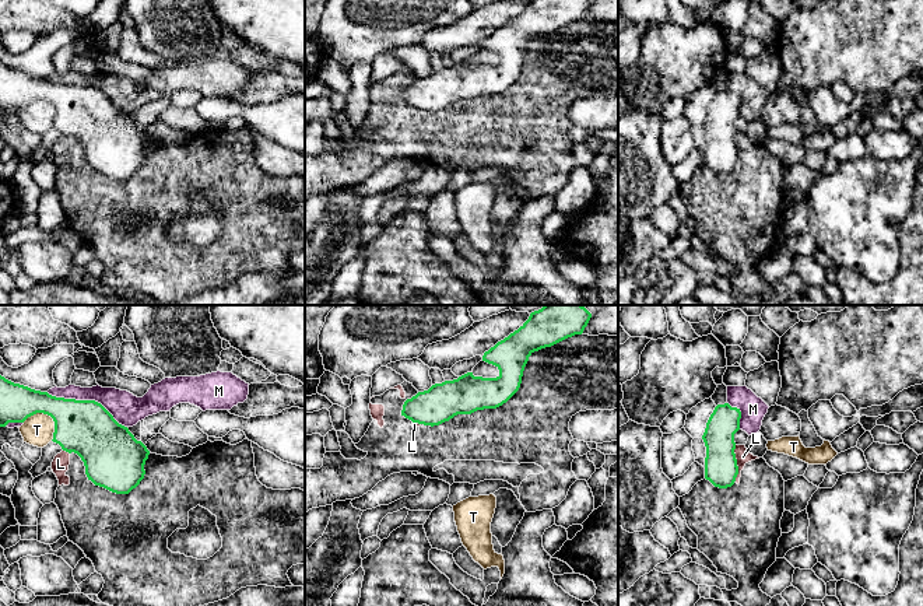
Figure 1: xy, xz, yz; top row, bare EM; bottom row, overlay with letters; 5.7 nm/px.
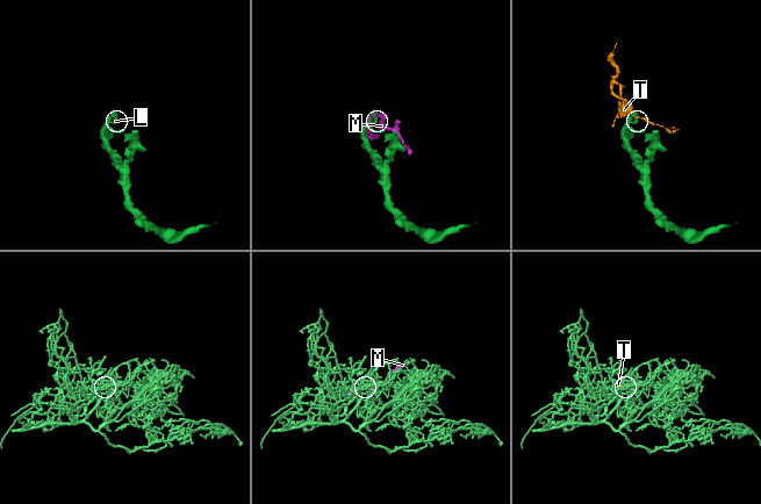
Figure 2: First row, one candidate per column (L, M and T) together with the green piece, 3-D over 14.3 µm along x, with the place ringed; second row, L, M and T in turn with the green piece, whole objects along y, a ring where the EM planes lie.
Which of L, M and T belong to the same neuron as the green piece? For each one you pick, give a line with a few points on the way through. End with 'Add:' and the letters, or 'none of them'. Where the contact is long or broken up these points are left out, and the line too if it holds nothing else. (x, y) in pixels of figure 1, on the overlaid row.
Add: none of them

